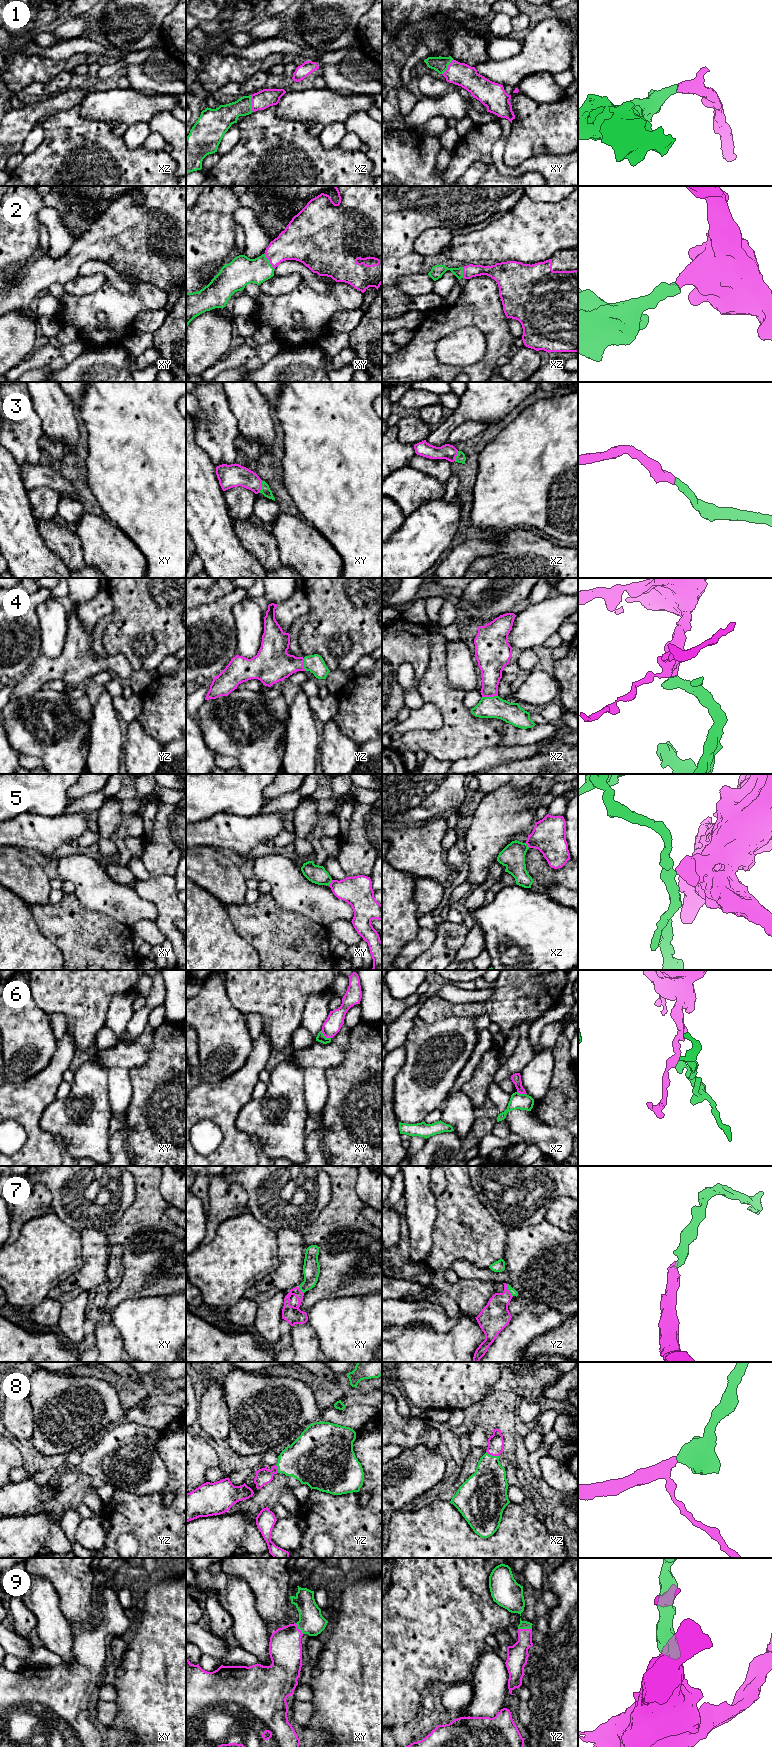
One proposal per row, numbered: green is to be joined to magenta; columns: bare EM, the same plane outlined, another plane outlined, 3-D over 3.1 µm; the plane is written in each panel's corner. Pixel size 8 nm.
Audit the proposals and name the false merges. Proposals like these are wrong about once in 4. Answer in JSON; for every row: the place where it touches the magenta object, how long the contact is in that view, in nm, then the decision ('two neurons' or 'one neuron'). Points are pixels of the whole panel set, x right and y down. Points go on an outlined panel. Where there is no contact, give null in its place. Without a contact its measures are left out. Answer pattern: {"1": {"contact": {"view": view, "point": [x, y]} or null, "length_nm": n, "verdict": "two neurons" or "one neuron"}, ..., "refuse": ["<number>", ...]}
{"1": {"contact": {"view": "xz", "point": [252, 103]}, "length_nm": 140, "verdict": "one neuron"}, "2": {"contact": {"view": "xy", "point": [269, 260]}, "length_nm": 160, "verdict": "one neuron"}, "3": {"contact": {"view": "xy", "point": [260, 487]}, "length_nm": 100, "verdict": "one neuron"}, "4": {"contact": {"view": "xz", "point": [489, 696]}, "length_nm": 130, "verdict": "one neuron"}, "5": {"contact": {"view": "xy", "point": [330, 883]}, "length_nm": 60, "verdict": "two neurons"}, "6": {"contact": {"view": "xy", "point": [325, 1036]}, "length_nm": 100, "verdict": "two neurons"}, "7": {"contact": {"view": "yz", "point": [508, 1290]}, "length_nm": 120, "verdict": "one neuron"}, "8": {"contact": {"view": "xz", "point": [492, 1455]}, "length_nm": 110, "verdict": "one neuron"}, "9": {"contact": {"view": "yz", "point": [525, 1629]}, "length_nm": 110, "verdict": "one neuron"}, "refuse": ["5", "6"]}

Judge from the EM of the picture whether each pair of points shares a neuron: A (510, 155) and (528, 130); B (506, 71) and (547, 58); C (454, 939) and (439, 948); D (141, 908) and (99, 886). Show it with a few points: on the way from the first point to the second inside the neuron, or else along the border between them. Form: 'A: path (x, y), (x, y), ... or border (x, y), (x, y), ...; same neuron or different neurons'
A: path (516, 149), (528, 136); same neuron
B: path (516, 68), (532, 58), (537, 58); same neuron
C: path (450, 940), (443, 947); same neuron
D: path (131, 908), (109, 896); same neuron

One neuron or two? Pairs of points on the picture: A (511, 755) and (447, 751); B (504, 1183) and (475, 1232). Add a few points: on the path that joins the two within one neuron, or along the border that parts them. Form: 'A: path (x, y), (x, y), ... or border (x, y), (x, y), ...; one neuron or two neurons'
A: border (500, 744), (482, 748), (475, 755), (456, 761); two neurons
B: border (474, 1191), (479, 1201), (504, 1227); two neurons

